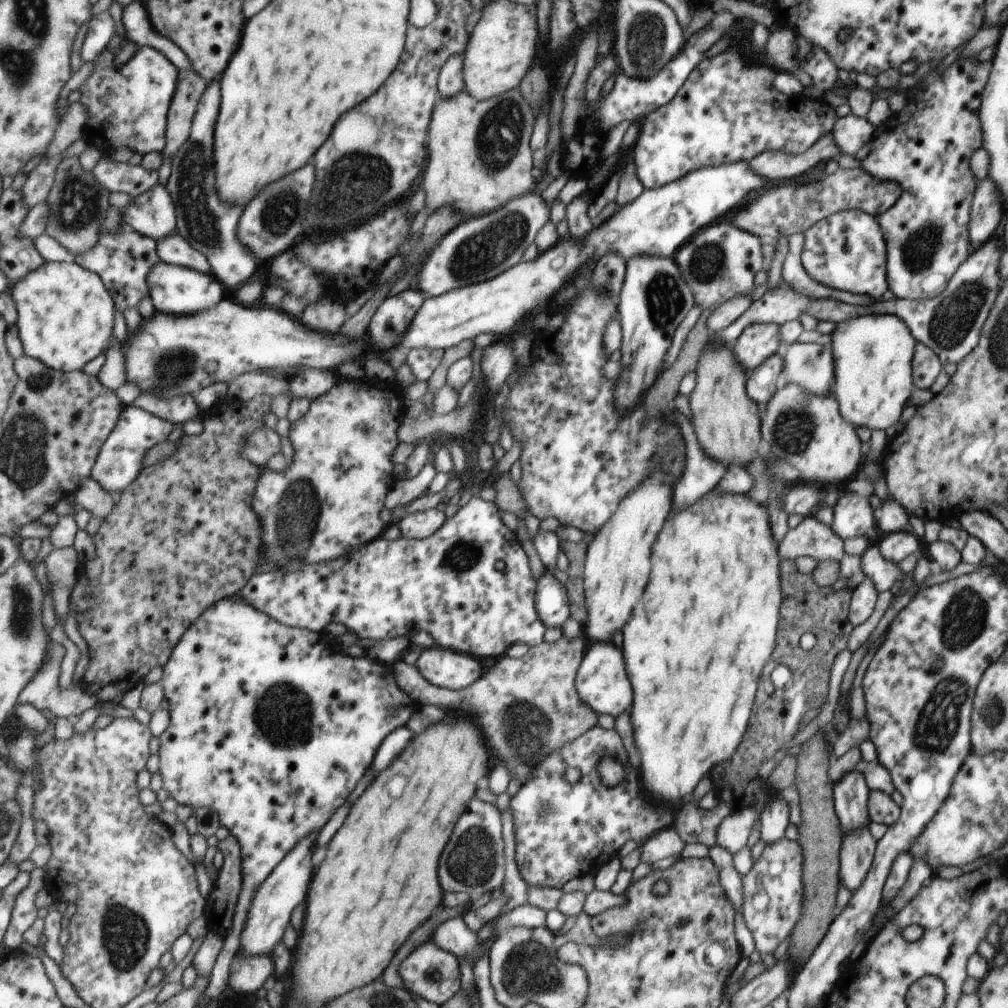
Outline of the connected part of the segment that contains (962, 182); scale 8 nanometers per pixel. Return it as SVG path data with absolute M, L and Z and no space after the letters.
M975 57L958 58L950 66L947 66L943 72L937 70L921 69L918 72L917 84L910 90L911 97L909 102L903 106L901 112L891 115L881 126L874 128L874 137L870 140L871 150L869 154L861 161L863 172L870 173L871 176L878 177L879 180L893 180L899 184L901 194L896 202L886 211L879 215L879 227L882 231L883 244L885 246L885 279L889 295L892 298L927 298L941 294L945 291L950 280L955 276L961 262L965 262L967 252L969 252L969 242L967 242L967 222L970 222L971 200L974 200L975 184L978 184L977 178L969 170L969 158L976 149L982 147L982 126L981 126L981 97L985 93L985 87L989 81L990 69L993 67L990 60L986 62L977 62Z

